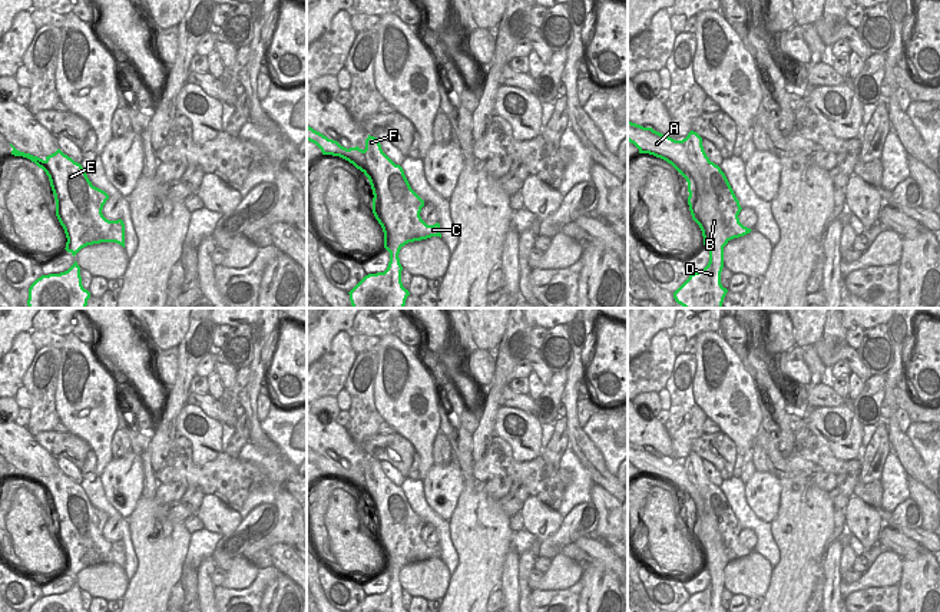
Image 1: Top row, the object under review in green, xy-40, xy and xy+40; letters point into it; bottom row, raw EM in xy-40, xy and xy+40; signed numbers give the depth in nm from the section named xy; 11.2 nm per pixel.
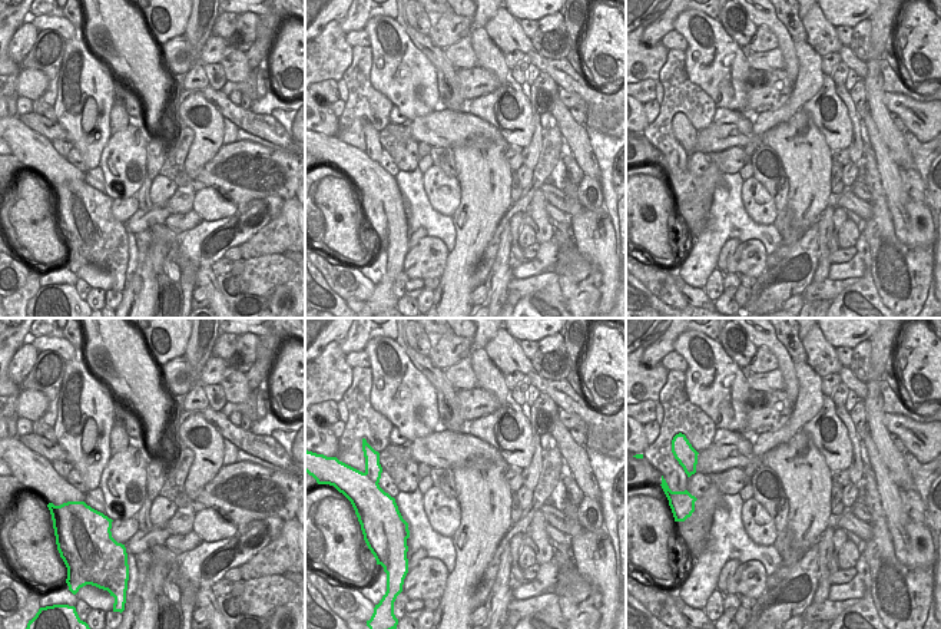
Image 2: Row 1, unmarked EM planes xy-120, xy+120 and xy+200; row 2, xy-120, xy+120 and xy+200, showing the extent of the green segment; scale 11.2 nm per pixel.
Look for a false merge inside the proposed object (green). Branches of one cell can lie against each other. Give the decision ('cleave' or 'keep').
cleave

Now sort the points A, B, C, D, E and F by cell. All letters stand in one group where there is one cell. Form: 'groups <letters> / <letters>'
groups A B D / C E F

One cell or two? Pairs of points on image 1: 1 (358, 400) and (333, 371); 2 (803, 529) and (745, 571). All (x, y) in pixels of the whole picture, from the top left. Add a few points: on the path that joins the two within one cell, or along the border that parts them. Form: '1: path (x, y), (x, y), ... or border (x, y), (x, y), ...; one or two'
1: border (357, 354), (343, 387); two
2: border (773, 569), (768, 589), (763, 596); two

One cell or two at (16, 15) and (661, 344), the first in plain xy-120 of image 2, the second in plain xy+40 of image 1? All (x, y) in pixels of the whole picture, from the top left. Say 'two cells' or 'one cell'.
two cells

